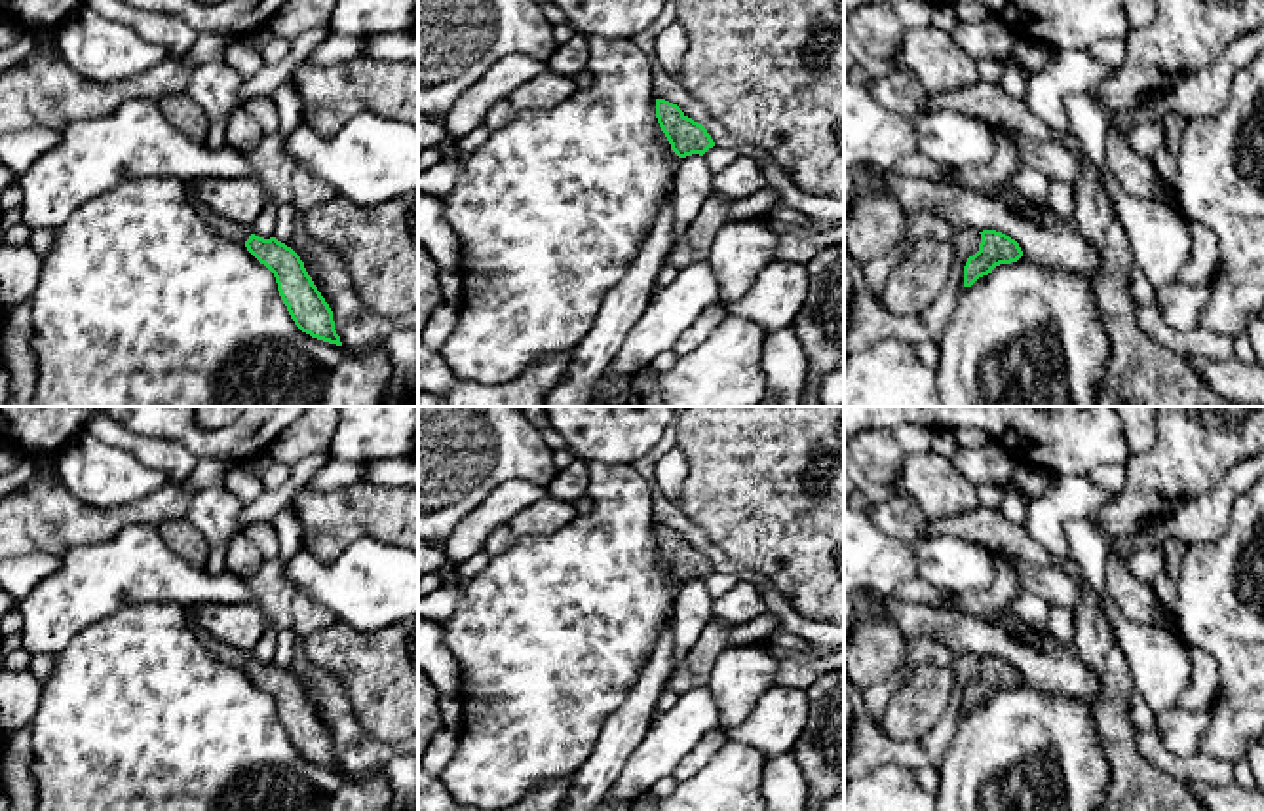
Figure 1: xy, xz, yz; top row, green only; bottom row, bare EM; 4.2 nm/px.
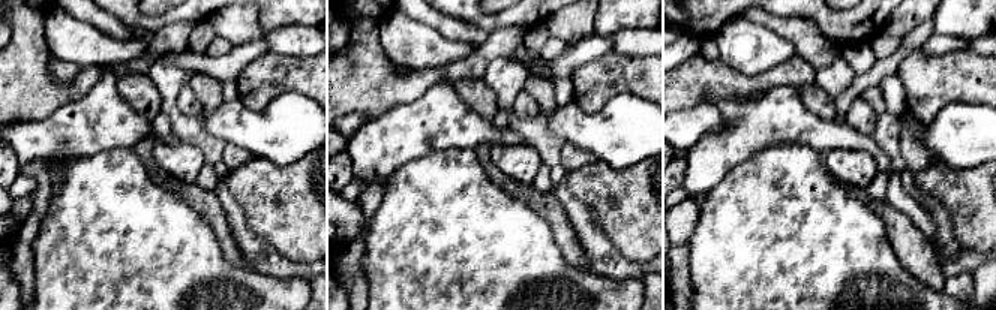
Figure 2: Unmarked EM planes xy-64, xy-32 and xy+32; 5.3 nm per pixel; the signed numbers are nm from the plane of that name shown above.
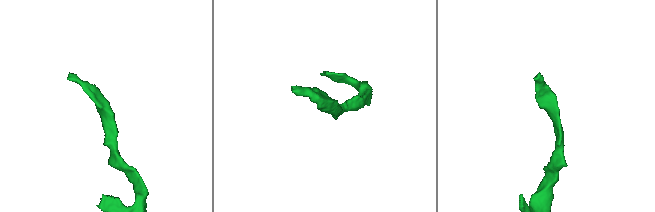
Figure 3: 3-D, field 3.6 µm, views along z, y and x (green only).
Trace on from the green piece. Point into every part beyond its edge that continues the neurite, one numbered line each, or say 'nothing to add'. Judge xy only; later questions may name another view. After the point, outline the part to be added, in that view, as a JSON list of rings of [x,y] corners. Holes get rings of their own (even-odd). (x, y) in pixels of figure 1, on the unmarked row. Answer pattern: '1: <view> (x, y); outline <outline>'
1: xy (230, 656); outline [[[184,606],[186,617],[192,625],[192,629],[196,631],[198,638],[201,640],[201,644],[213,653],[217,655],[220,661],[224,661],[226,665],[232,665],[236,669],[245,670],[245,667],[249,665],[249,661],[253,659],[251,653],[236,650],[232,646],[226,646],[222,642],[219,642],[217,638],[213,638],[198,621],[198,608],[196,606]]]

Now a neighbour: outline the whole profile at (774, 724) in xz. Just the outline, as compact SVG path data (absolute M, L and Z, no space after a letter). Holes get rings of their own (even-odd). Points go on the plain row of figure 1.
M774 686L749 716L728 731L728 739L760 750L766 758L791 754L810 712L804 689Z

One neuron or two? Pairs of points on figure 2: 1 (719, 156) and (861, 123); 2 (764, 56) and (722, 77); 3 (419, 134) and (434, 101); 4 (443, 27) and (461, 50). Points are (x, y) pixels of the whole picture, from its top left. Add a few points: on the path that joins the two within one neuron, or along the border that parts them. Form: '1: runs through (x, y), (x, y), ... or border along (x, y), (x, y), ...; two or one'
1: border along (845, 122), (870, 137); two
2: border along (720, 59), (747, 75), (770, 69); two
3: runs through (425, 126), (434, 117), (434, 108); one
4: border along (422, 24), (476, 48); two

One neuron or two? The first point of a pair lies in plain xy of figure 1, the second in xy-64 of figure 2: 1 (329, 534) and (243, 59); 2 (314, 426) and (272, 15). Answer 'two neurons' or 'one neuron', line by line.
1: two neurons
2: two neurons

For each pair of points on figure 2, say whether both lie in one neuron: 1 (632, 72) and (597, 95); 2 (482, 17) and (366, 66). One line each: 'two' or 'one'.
1: one
2: two

